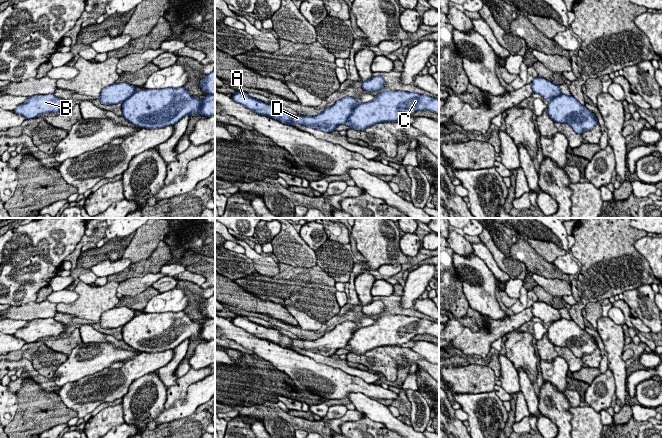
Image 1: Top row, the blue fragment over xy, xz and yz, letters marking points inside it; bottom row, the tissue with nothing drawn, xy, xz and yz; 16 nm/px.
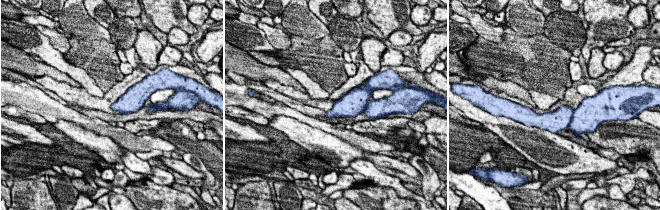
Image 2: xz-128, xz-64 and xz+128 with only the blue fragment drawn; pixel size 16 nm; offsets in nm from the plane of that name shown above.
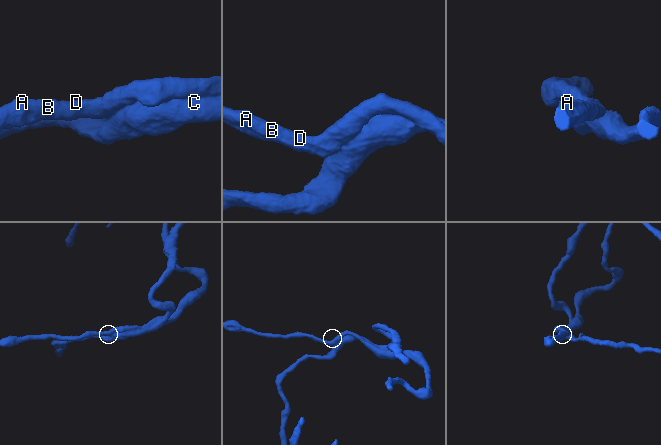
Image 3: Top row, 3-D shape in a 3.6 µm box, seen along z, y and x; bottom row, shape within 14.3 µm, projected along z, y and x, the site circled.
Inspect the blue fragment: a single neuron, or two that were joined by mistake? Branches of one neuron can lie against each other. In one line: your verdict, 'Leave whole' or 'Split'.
Split

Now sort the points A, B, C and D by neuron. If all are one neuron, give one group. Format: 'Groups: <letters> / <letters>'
Groups: A B D / C

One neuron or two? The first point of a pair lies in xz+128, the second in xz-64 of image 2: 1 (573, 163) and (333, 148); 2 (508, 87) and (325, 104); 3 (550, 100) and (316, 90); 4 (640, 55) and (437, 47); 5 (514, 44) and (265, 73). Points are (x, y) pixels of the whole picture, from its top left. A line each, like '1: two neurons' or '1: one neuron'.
1: one neuron
2: two neurons
3: one neuron
4: one neuron
5: two neurons

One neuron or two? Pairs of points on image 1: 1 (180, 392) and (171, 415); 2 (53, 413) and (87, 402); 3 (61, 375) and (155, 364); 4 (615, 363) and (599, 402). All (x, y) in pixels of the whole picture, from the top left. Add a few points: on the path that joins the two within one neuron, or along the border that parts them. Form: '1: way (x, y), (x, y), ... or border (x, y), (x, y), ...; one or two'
1: border (193, 383), (183, 399), (165, 408); two
2: border (56, 392), (60, 399), (73, 409), (77, 415); two
3: border (123, 361), (114, 361), (109, 366), (79, 379); two
4: border (608, 367), (613, 376), (615, 394); two

